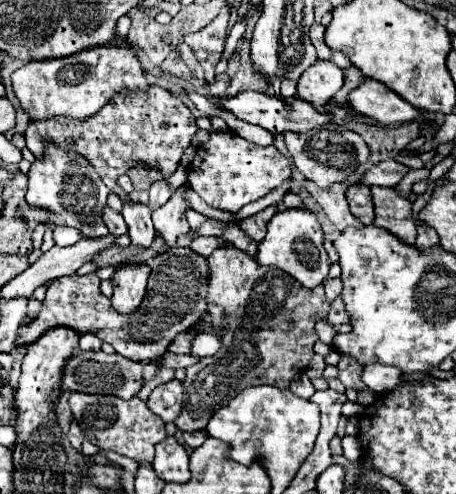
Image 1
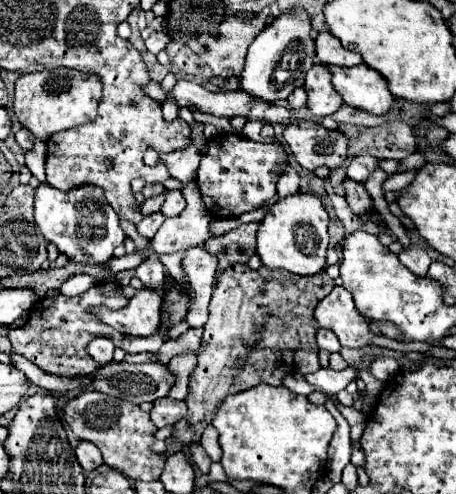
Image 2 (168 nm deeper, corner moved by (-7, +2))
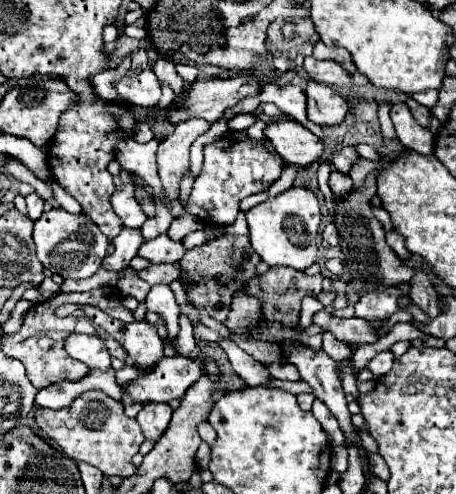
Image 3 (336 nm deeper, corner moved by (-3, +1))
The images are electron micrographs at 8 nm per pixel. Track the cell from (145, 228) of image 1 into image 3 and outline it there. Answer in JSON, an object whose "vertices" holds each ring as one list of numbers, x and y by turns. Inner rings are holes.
{"vertices":[[156,284,150,288,148,292,148,298,146,298,146,308,156,312,164,324,166,324,166,346,174,348,176,350,176,338,178,338,178,332,180,332,180,324,178,324,178,318,180,318,180,308,174,300,174,294,170,290,170,286,166,284]]}

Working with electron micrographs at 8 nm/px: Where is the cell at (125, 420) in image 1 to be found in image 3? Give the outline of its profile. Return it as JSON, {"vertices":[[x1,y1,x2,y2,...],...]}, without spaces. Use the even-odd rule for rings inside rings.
{"vertices":[[88,390,78,396,68,408,50,410,36,408,34,420,44,438,52,438,68,458,76,462,86,462,96,466,104,476,132,476,136,472,132,464,132,456,138,452,144,436,140,434,140,426,136,420,128,418,120,406,120,402,112,400,100,390]]}

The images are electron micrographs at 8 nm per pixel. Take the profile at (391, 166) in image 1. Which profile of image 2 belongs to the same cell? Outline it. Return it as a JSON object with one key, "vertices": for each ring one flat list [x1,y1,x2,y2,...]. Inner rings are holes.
{"vertices":[[366,153,364,155,356,155,348,163,348,177,354,179,354,181,358,181,358,183,366,183,366,179,370,177,370,173,374,169,378,169,378,167,380,167,380,159,368,157]]}

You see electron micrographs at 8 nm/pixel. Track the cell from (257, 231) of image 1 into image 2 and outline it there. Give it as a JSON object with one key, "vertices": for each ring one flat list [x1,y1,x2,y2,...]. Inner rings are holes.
{"vertices":[[246,223,240,225,220,237,208,239,206,249,214,253,220,261,216,277,220,271,224,271,228,265,234,263,248,263,248,259,256,253,256,233,258,233,258,223]]}

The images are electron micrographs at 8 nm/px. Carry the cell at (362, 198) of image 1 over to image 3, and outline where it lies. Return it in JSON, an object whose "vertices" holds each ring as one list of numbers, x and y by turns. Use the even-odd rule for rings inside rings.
{"vertices":[[338,170,330,172,330,180,328,180,330,190,340,196,340,194,348,194,348,190,352,190,352,178,348,174,340,174]]}

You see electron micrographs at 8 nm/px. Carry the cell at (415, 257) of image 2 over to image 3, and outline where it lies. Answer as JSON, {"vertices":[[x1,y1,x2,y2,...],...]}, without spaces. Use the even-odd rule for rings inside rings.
{"vertices":[[416,270,416,276,414,276,414,280,412,280,410,298,412,298,412,302,414,302,424,314,428,314,428,318,436,318,436,316,440,314,440,310,438,310,438,306,436,306,438,294,436,294,436,290,432,288,428,276,426,276,424,272,420,272,420,270]]}

